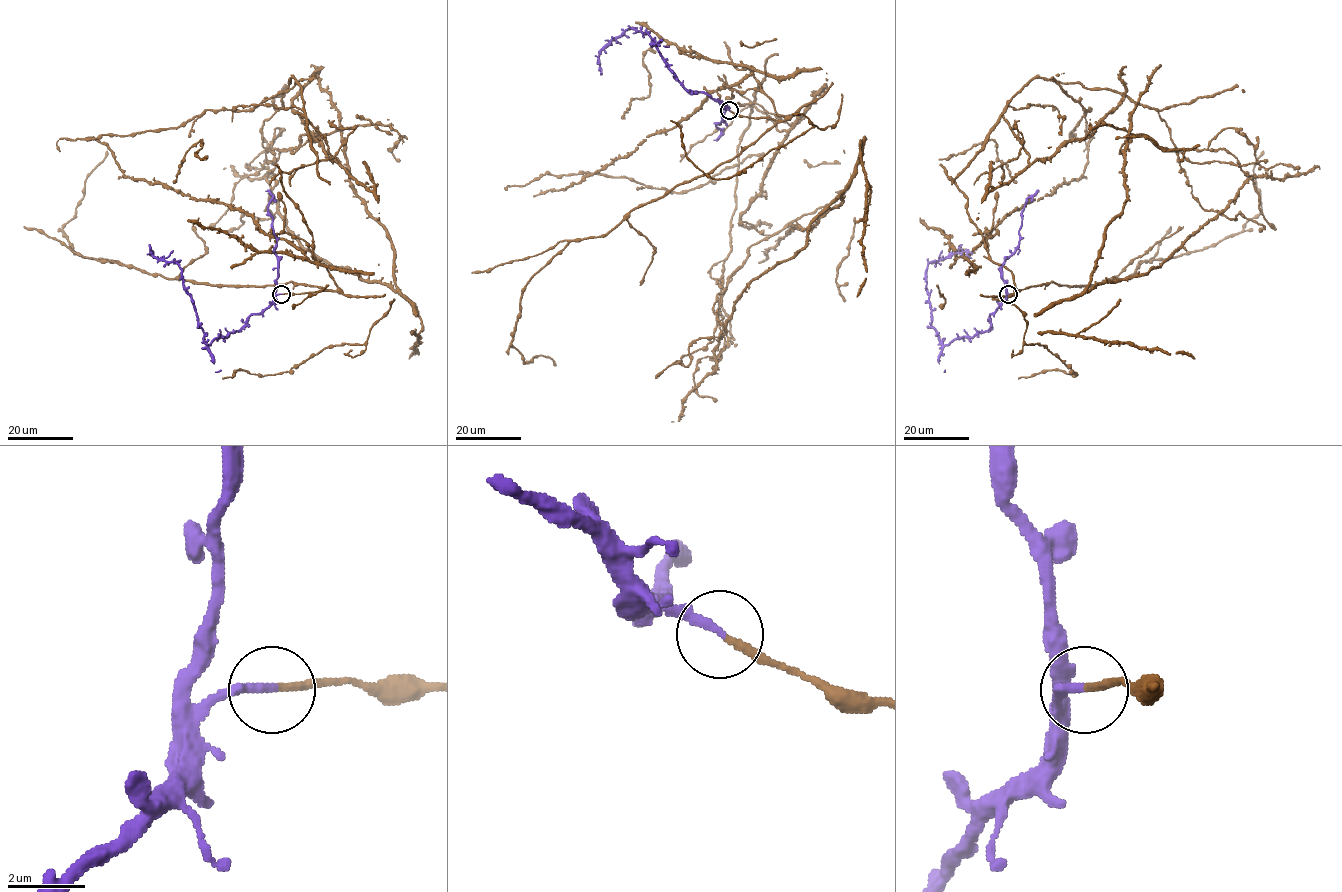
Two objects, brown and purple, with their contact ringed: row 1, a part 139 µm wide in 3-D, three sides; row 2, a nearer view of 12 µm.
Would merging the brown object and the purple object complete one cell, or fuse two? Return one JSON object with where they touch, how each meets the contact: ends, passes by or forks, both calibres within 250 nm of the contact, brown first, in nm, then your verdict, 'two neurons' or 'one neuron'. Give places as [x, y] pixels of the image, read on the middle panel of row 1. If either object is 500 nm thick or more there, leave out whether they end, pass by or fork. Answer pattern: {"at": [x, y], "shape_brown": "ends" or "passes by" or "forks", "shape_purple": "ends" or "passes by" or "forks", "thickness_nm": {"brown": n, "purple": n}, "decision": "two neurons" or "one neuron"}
{"at": [729, 110], "shape_brown": "ends", "shape_purple": "ends", "thickness_nm": {"brown": 190, "purple": 240}, "decision": "two neurons"}

